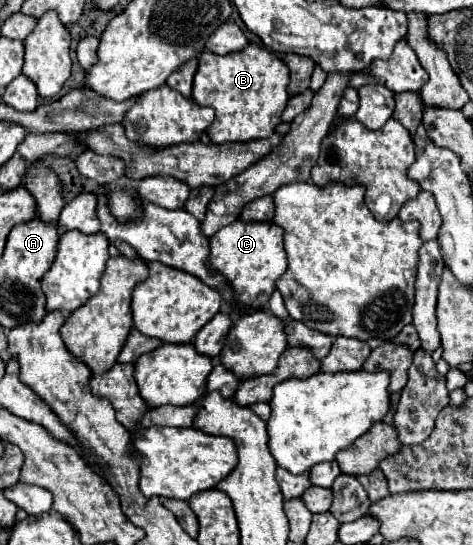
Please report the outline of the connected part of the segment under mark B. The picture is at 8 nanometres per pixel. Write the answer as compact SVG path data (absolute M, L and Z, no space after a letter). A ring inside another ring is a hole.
M246 45L242 51L216 55L204 51L194 75L192 99L198 105L210 105L216 111L214 123L206 129L212 143L252 141L270 137L280 125L280 115L288 101L288 67L266 47Z

